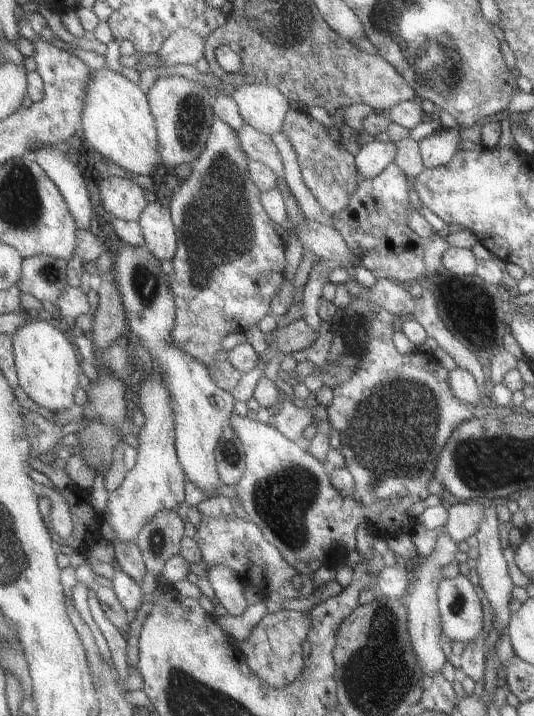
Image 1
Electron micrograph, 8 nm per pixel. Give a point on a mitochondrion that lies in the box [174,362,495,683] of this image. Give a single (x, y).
(392, 429)

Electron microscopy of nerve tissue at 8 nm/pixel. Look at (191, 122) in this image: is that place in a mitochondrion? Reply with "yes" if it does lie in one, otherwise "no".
yes

